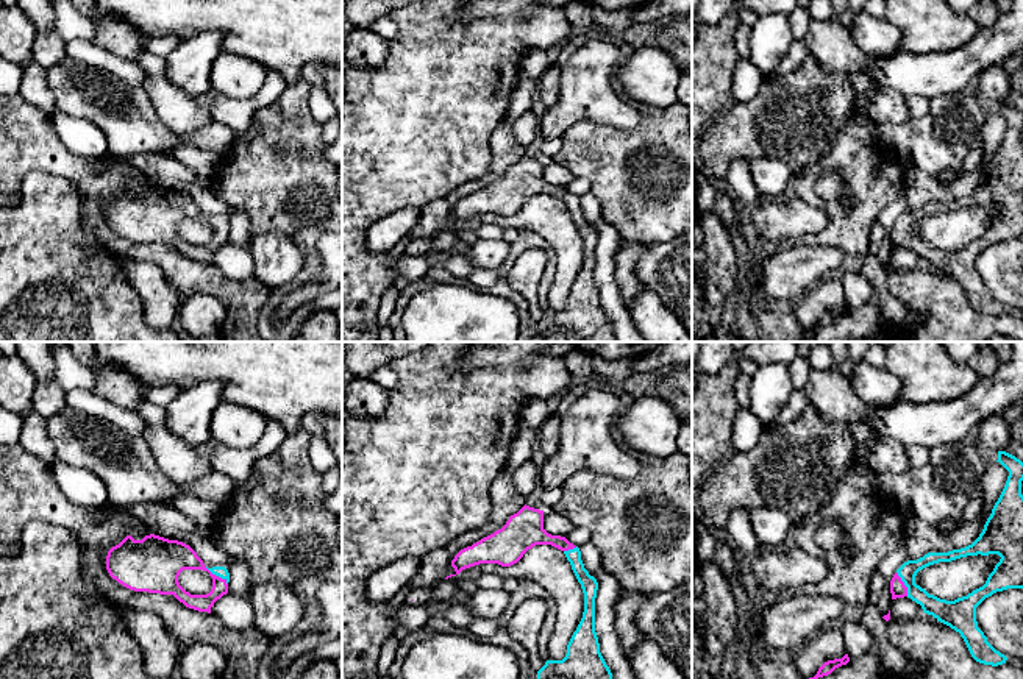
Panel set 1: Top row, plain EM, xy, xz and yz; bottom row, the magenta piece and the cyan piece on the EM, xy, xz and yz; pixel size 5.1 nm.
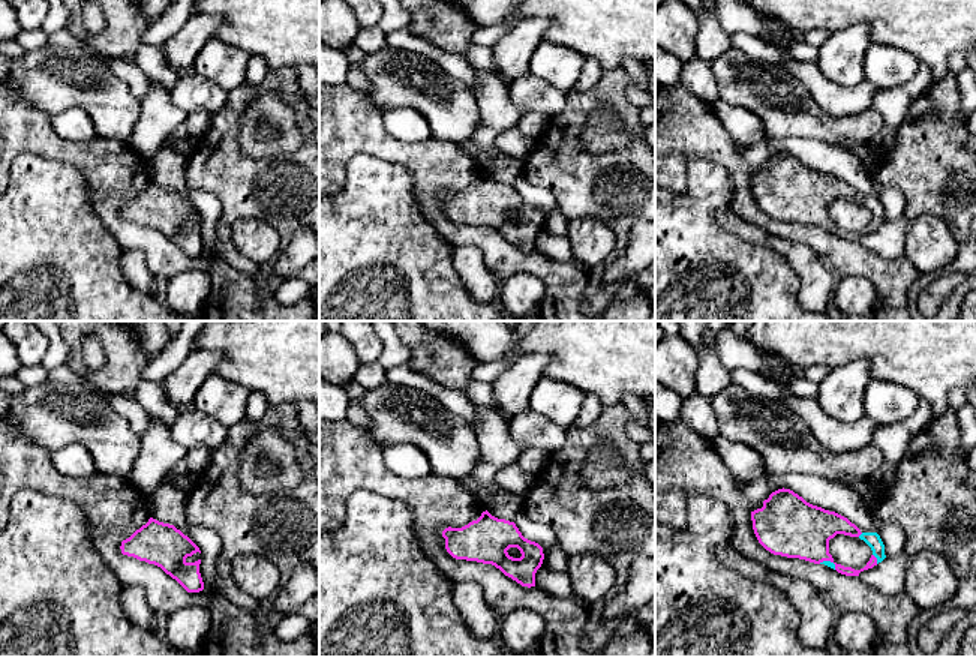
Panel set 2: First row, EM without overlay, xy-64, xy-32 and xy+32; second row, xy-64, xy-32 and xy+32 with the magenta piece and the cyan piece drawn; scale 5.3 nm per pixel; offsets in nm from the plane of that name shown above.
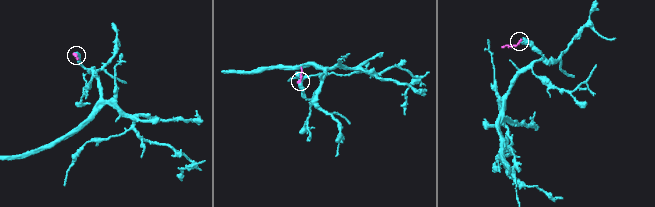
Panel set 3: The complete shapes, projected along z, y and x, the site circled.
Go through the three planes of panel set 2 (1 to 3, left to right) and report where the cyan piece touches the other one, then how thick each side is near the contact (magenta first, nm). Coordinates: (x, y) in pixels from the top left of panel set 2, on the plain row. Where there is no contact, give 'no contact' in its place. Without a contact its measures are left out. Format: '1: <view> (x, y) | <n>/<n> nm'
1: no contact
2: no contact
3: xy+32 (876, 222) | 90/80 nm

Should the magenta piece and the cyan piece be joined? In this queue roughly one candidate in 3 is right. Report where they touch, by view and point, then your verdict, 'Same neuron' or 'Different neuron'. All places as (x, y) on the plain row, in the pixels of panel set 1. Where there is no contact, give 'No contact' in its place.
Touches magenta at xy (217, 227). Same neuron

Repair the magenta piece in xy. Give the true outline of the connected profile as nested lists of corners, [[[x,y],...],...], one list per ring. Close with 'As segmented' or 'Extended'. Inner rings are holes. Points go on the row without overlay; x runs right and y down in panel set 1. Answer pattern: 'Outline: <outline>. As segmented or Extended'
Outline: [[[155,184],[134,190],[127,186],[106,206],[106,220],[112,229],[134,242],[173,245],[186,258],[211,264],[217,250],[228,244],[230,223],[225,217],[208,219],[186,194]],[[183,220],[203,220],[212,228],[206,245],[191,245],[180,233]]]. Extended

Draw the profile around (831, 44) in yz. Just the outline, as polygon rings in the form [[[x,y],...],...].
[[[812,20],[804,44],[825,69],[840,73],[868,70],[868,55],[853,41],[848,27],[836,20]]]

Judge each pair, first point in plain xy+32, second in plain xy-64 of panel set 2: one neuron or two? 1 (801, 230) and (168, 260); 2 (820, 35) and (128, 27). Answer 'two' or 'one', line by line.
1: one
2: two

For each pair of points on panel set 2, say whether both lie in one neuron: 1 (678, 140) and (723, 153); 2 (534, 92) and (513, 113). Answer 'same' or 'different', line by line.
1: same
2: different

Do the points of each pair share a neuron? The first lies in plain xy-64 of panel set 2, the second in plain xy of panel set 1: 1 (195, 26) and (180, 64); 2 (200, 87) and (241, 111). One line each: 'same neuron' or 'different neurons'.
1: same neuron
2: same neuron

